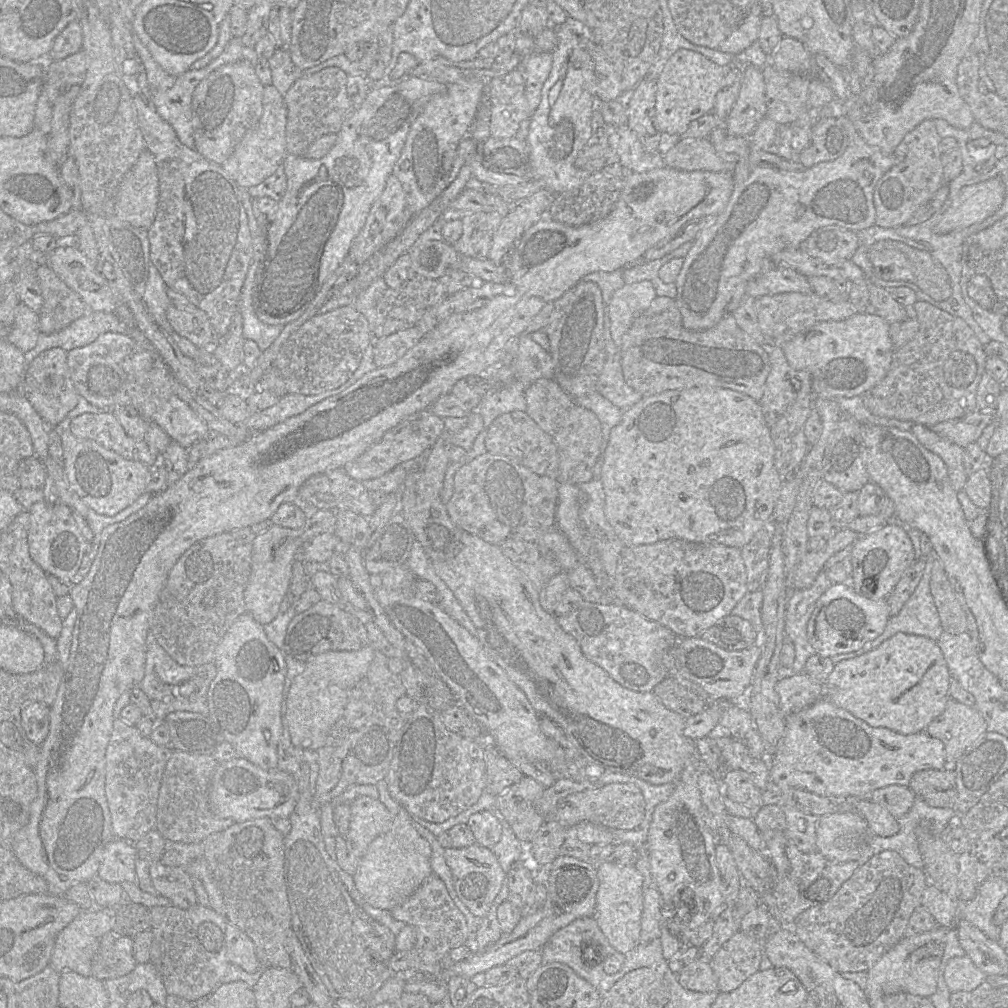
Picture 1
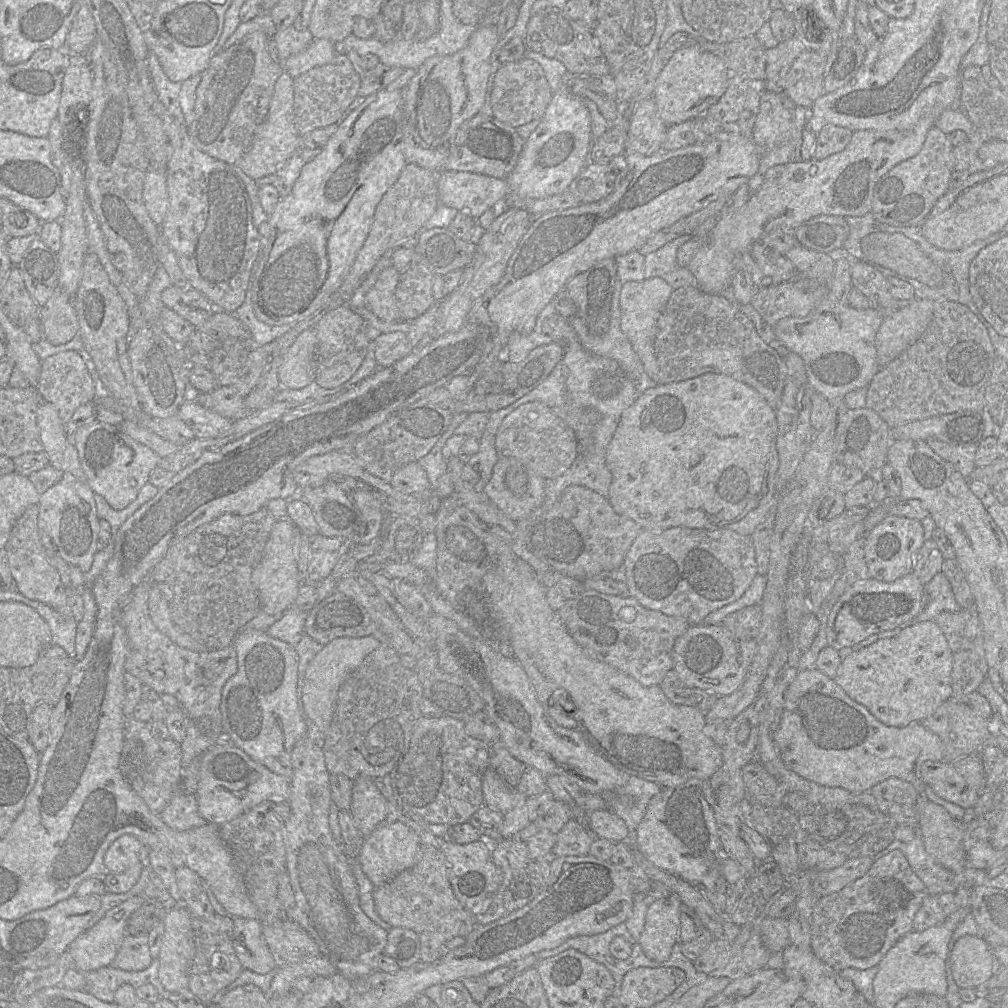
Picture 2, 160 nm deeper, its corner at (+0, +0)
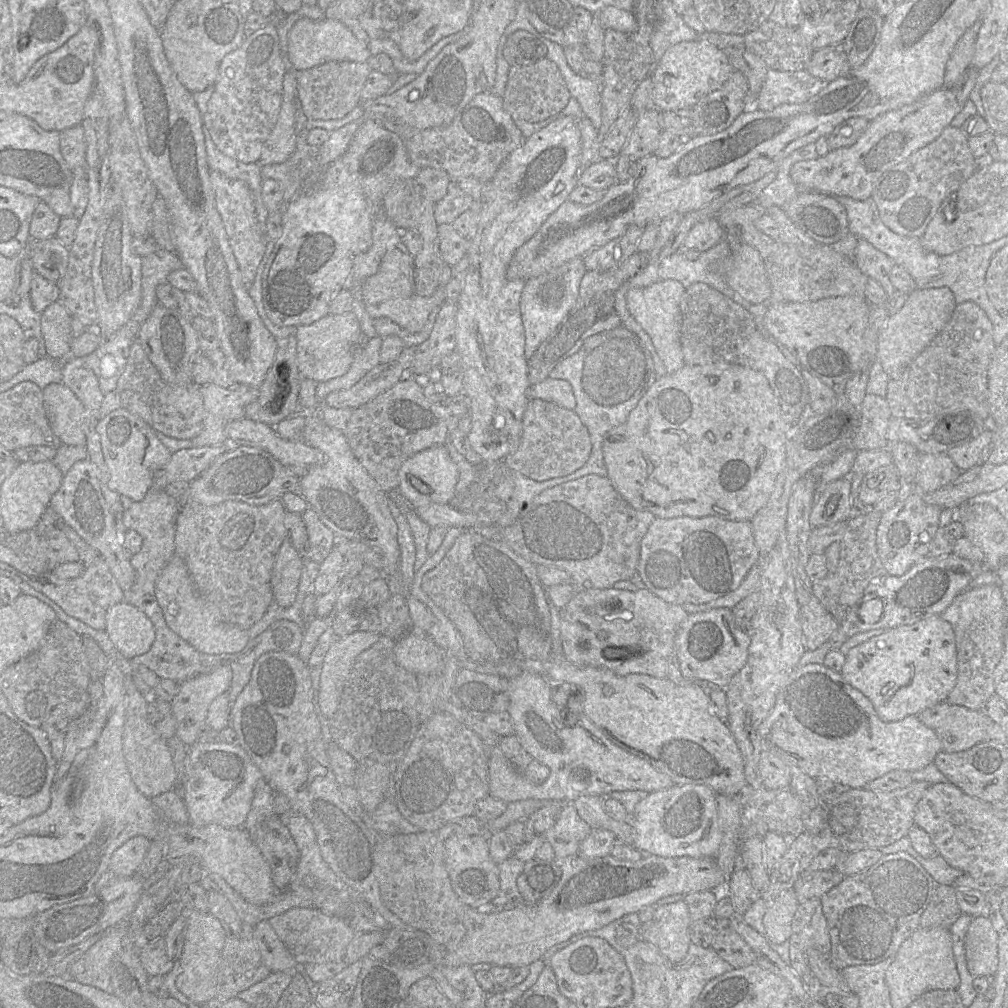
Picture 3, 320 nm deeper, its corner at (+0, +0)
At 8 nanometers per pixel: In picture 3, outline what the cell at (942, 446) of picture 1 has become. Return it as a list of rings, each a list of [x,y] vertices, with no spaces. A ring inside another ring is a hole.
[[[984,429],[973,441],[949,450],[946,455],[961,471],[967,471],[967,469],[982,465],[986,461],[992,437],[993,433]]]

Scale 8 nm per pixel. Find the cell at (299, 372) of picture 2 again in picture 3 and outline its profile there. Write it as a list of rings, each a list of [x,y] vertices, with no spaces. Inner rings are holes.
[[[352,312],[328,313],[311,324],[297,326],[295,336],[299,374],[303,379],[318,383],[346,374],[354,360],[354,349],[365,342],[359,322]]]

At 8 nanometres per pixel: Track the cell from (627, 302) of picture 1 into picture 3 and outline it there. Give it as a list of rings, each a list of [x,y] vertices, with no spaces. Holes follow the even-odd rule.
[[[674,279],[659,280],[645,288],[631,288],[626,294],[627,308],[642,329],[649,335],[663,362],[667,374],[673,374],[684,365],[680,342],[680,301],[686,288]]]

